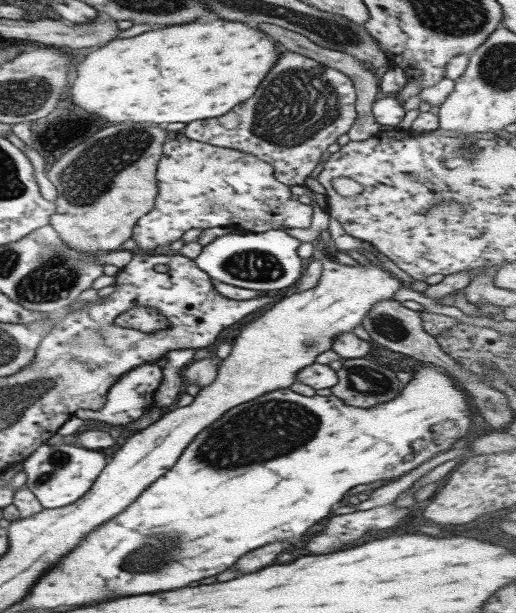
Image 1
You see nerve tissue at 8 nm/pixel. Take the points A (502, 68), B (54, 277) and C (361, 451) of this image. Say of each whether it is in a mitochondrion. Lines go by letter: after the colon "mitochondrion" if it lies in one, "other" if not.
A: mitochondrion
B: mitochondrion
C: other

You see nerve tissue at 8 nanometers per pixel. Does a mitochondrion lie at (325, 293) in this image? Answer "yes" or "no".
no

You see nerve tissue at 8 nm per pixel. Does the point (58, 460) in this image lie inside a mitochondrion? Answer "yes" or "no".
yes

